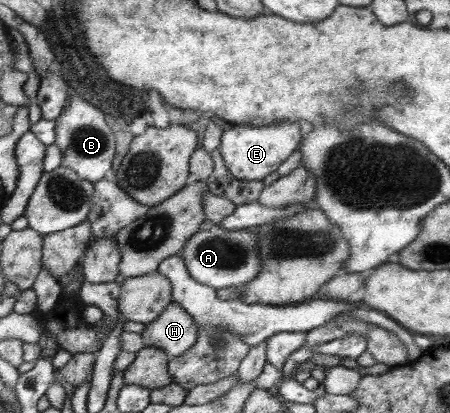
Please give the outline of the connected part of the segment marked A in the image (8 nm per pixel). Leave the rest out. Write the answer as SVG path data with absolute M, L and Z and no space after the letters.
M222 226L199 229L187 239L180 252L183 262L193 280L214 289L229 286L241 287L255 278L261 269L259 236L254 229L225 230Z

